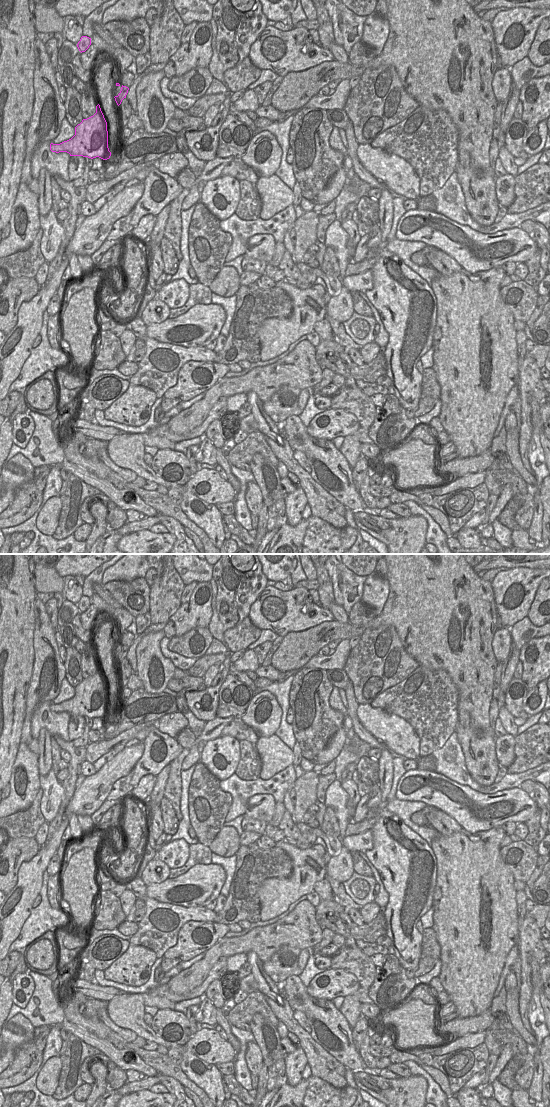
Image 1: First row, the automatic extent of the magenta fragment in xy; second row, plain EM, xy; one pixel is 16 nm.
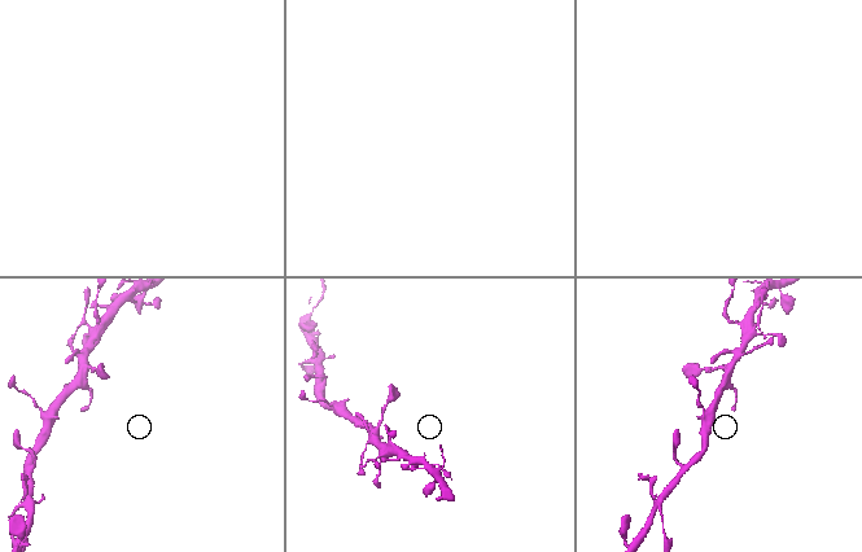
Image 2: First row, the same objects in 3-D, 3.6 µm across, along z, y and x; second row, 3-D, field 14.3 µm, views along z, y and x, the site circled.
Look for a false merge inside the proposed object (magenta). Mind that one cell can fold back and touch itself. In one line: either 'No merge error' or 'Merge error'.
No merge error.

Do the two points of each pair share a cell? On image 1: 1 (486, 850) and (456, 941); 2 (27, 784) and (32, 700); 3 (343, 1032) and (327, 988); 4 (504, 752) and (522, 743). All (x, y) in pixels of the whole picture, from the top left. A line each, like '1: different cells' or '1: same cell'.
1: same cell
2: same cell
3: different cells
4: different cells

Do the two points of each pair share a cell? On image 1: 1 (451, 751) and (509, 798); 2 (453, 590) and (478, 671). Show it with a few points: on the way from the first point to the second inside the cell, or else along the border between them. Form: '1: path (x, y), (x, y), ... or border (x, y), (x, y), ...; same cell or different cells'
1: border (519, 786), (493, 793), (480, 793), (475, 790); different cells
2: path (453, 610), (453, 631), (465, 651); same cell

